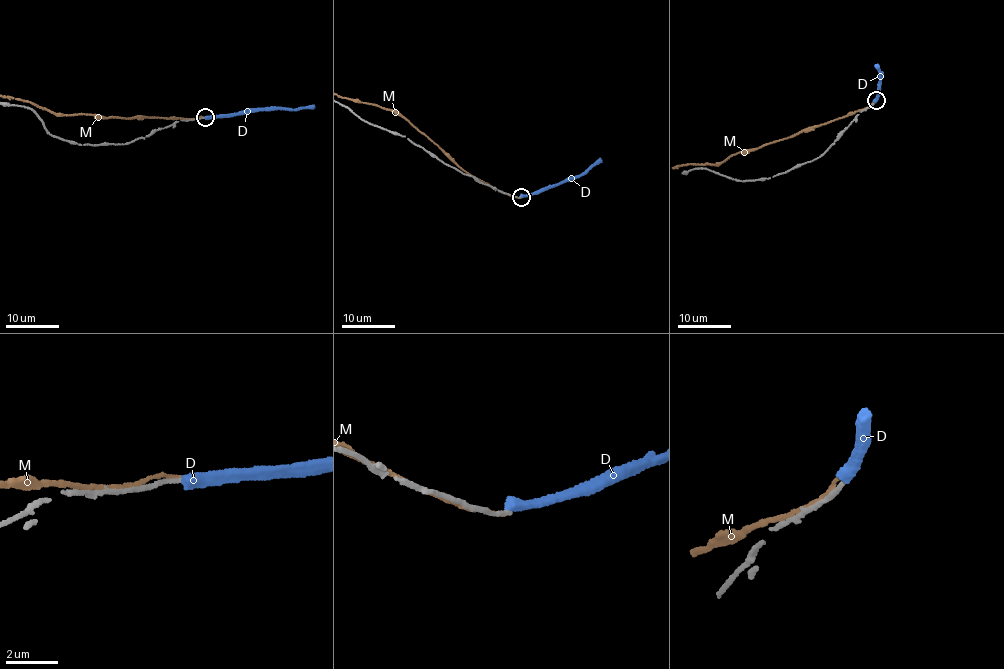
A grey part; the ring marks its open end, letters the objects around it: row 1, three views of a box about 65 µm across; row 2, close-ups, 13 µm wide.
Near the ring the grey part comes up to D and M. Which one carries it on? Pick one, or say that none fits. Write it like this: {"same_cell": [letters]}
{"same_cell": []}

